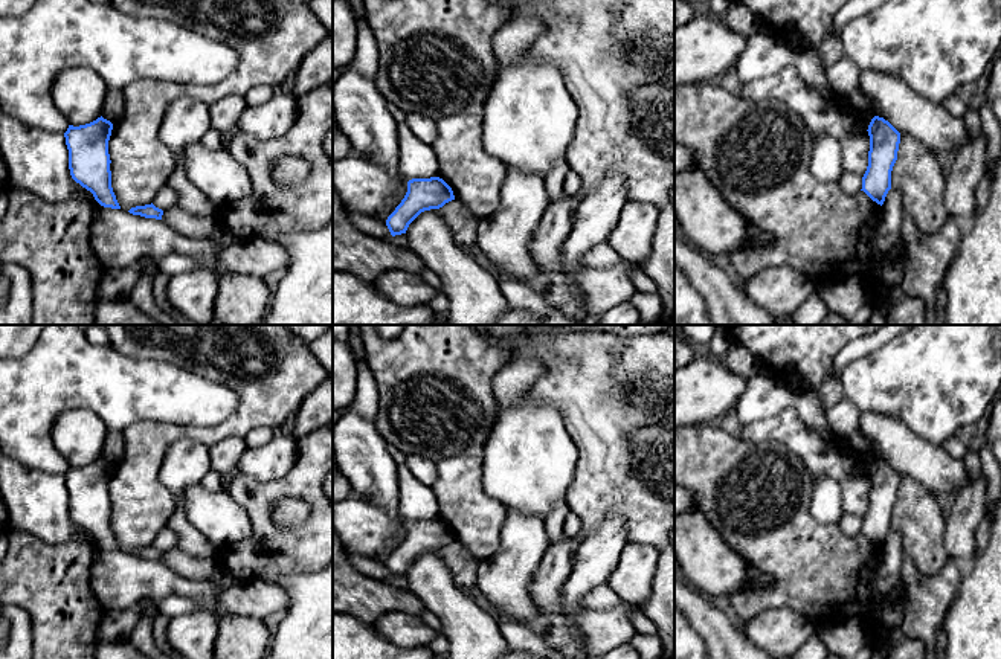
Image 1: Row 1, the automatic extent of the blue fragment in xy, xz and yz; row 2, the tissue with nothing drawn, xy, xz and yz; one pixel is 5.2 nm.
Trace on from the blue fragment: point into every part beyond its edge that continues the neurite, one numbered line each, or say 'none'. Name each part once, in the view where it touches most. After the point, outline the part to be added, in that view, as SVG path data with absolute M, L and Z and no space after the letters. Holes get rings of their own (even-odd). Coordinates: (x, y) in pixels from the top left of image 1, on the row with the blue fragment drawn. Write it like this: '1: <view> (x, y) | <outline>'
none

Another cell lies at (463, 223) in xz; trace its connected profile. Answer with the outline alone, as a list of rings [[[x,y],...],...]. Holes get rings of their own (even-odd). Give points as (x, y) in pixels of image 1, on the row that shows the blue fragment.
[[[456,198],[438,209],[458,246],[470,250],[478,241],[479,218]]]

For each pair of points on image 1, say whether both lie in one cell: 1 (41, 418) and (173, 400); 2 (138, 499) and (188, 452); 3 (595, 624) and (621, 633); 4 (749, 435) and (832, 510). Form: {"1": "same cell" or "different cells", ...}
{"1": "same cell", "2": "different cells", "3": "same cell", "4": "different cells"}

